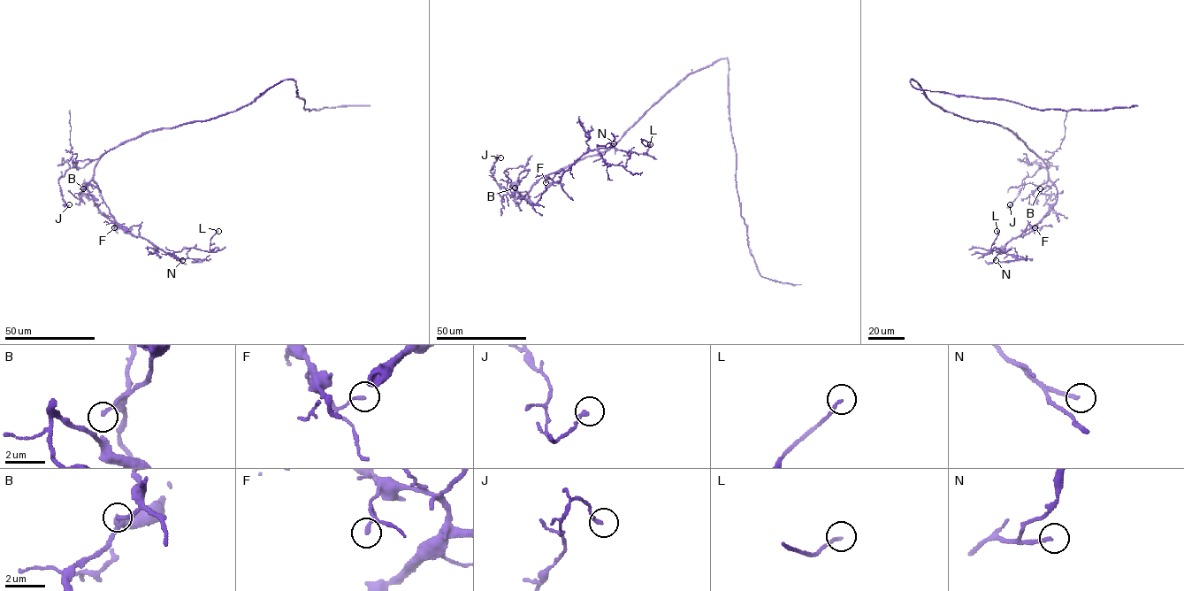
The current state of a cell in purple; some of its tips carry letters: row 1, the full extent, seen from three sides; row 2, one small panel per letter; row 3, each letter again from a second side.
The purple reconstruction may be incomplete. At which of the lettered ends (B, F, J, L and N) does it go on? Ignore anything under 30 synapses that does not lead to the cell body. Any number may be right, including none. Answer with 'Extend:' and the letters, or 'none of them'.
Extend: none of them

